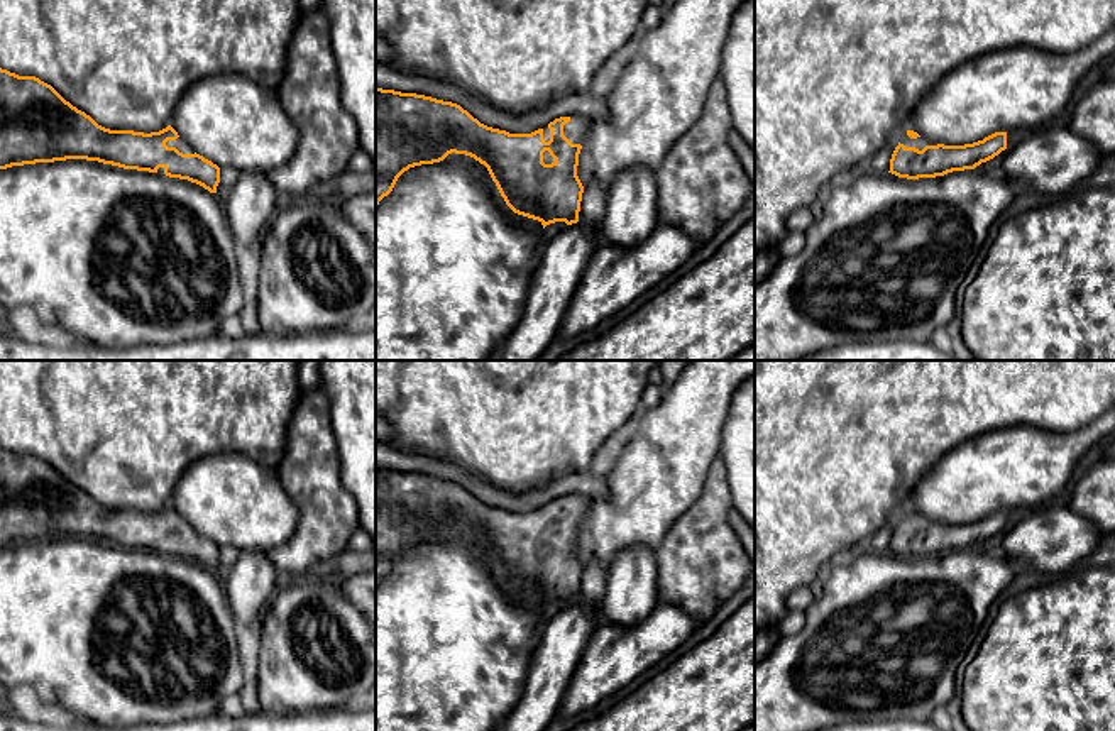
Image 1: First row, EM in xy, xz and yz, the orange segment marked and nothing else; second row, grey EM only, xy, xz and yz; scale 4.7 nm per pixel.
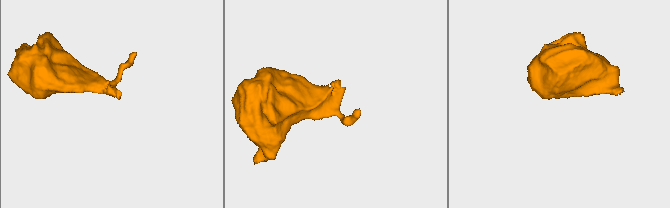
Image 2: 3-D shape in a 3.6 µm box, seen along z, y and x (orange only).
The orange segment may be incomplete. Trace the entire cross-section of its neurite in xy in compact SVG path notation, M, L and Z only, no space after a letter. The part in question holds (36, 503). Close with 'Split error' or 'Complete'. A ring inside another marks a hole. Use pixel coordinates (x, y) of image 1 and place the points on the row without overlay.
M0 447L0 548L66 538L98 540L124 548L166 553L223 574L218 563L220 547L196 533L171 504L151 513L105 508L66 481L51 464L36 455L19 455Z. Split error

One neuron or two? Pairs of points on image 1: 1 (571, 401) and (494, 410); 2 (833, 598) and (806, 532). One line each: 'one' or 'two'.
1: one
2: two

